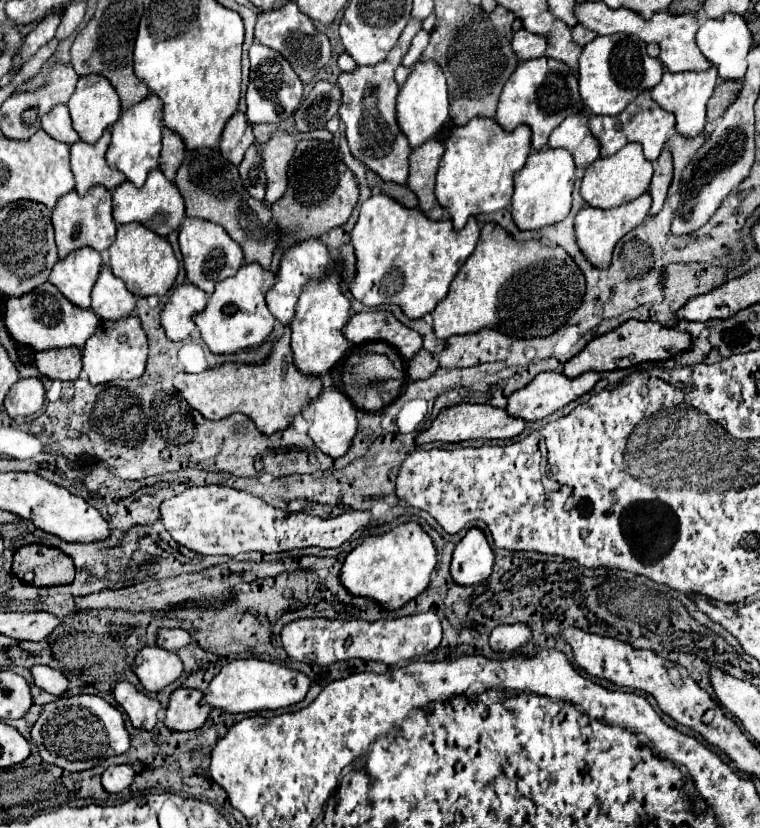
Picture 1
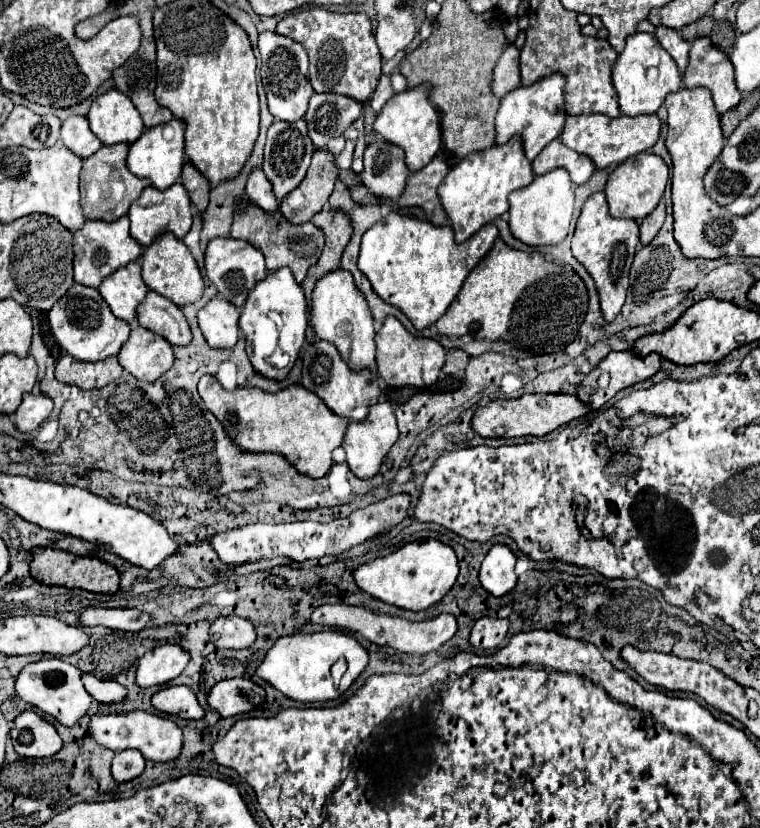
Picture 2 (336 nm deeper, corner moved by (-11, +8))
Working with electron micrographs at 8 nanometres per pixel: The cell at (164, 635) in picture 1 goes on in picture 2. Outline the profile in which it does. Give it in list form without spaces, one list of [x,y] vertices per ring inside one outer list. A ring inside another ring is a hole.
[[[225,616],[211,622],[211,642],[217,648],[247,648],[255,642],[255,626],[239,616]]]

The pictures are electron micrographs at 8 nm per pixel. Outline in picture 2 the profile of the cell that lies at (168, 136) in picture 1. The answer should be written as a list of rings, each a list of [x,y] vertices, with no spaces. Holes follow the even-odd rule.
[[[189,160],[183,164],[181,184],[189,192],[191,202],[203,212],[207,208],[207,202],[209,202],[209,190],[211,190],[211,186],[209,186],[209,180],[199,170],[195,170]]]

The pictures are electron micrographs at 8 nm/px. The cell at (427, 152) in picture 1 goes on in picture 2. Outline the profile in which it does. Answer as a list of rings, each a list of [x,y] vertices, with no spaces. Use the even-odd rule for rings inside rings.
[[[435,156],[427,166],[417,172],[411,172],[407,178],[407,188],[399,198],[399,206],[421,206],[431,224],[447,224],[447,214],[443,212],[437,188],[447,176],[449,166],[441,156]]]

